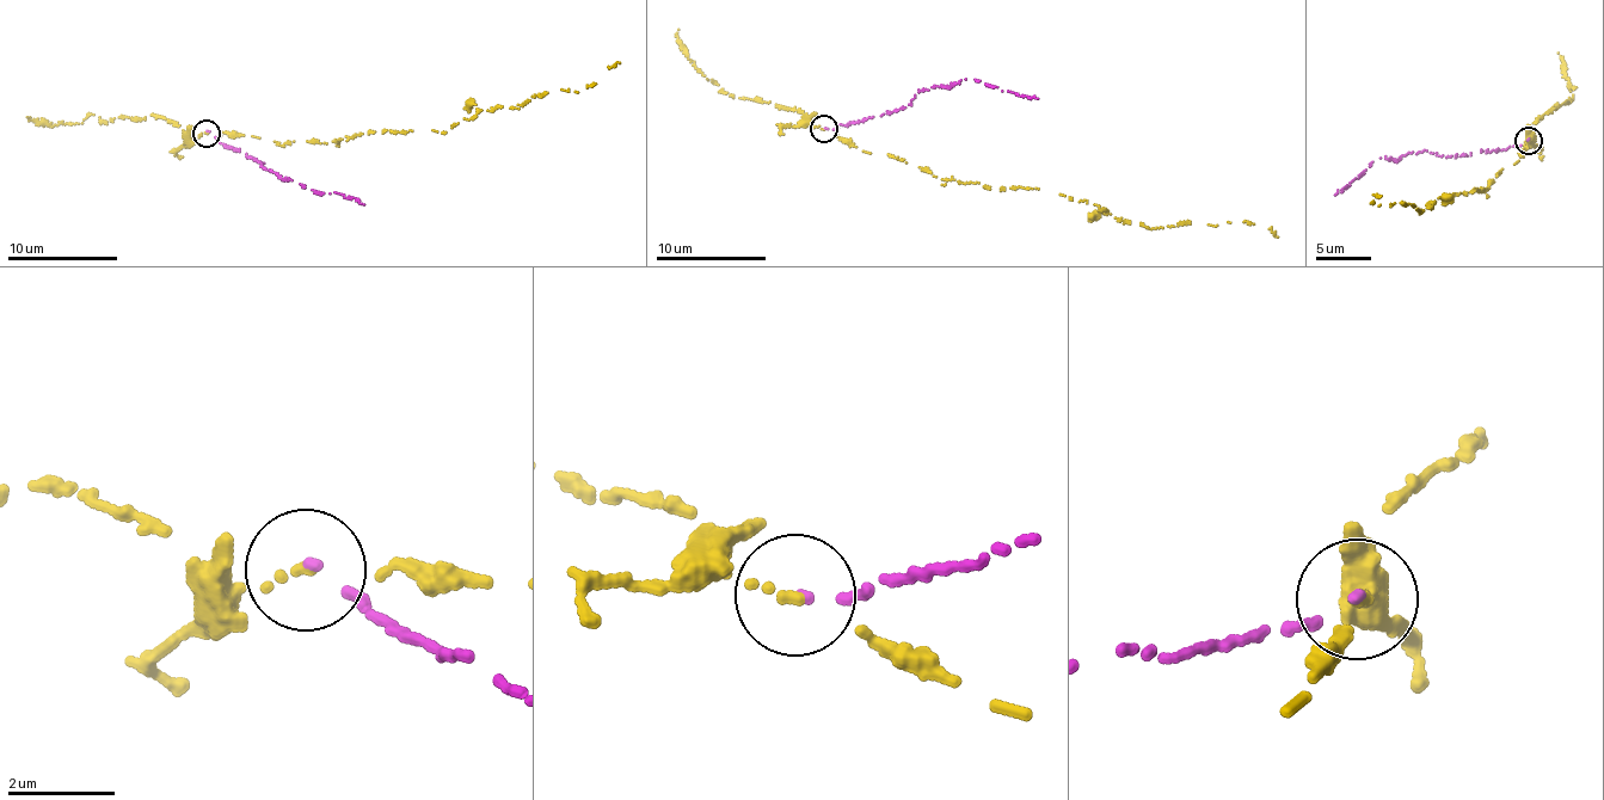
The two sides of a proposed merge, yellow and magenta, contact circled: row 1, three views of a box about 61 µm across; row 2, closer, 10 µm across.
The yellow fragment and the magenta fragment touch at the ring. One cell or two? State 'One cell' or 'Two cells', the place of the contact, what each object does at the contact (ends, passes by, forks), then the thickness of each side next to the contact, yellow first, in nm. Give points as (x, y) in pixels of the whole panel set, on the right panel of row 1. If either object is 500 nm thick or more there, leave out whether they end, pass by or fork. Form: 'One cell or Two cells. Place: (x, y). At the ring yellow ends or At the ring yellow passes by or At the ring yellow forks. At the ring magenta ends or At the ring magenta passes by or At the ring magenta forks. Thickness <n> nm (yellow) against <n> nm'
Two cells. Place: (1529, 141). At the ring yellow passes by. At the ring magenta ends. Thickness 130 nm (yellow) against 130 nm

